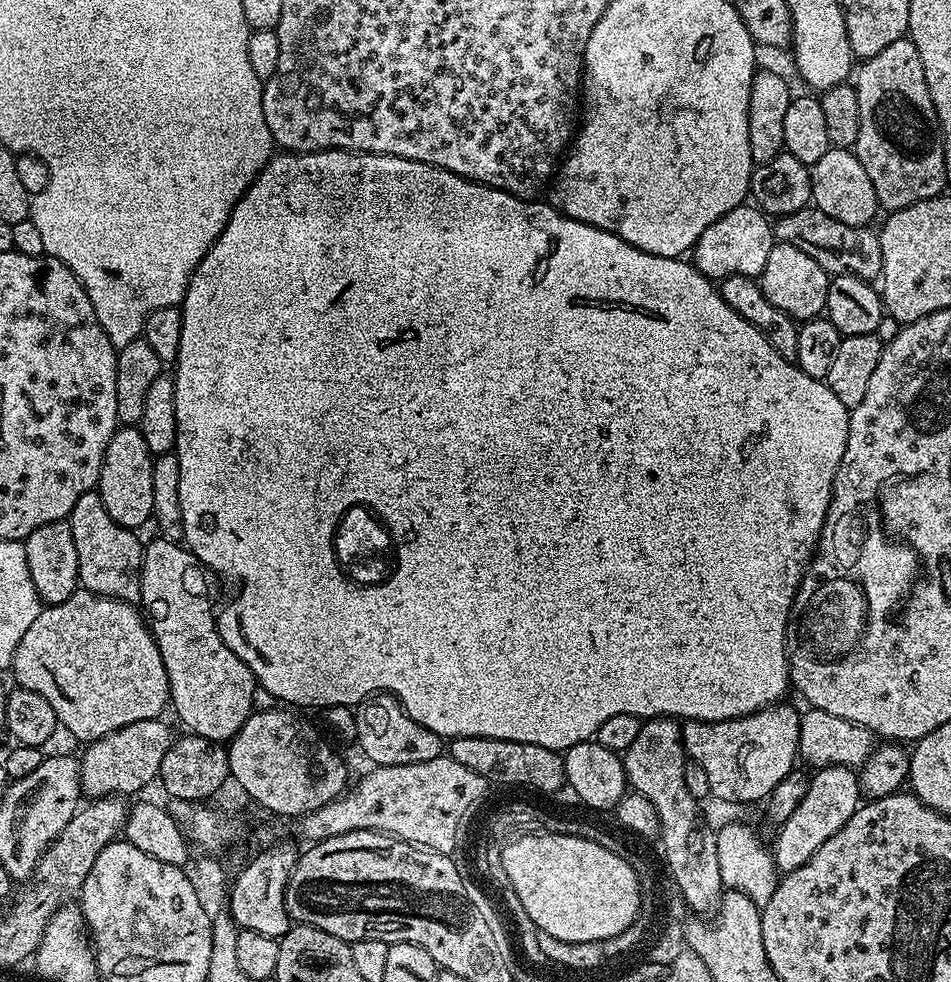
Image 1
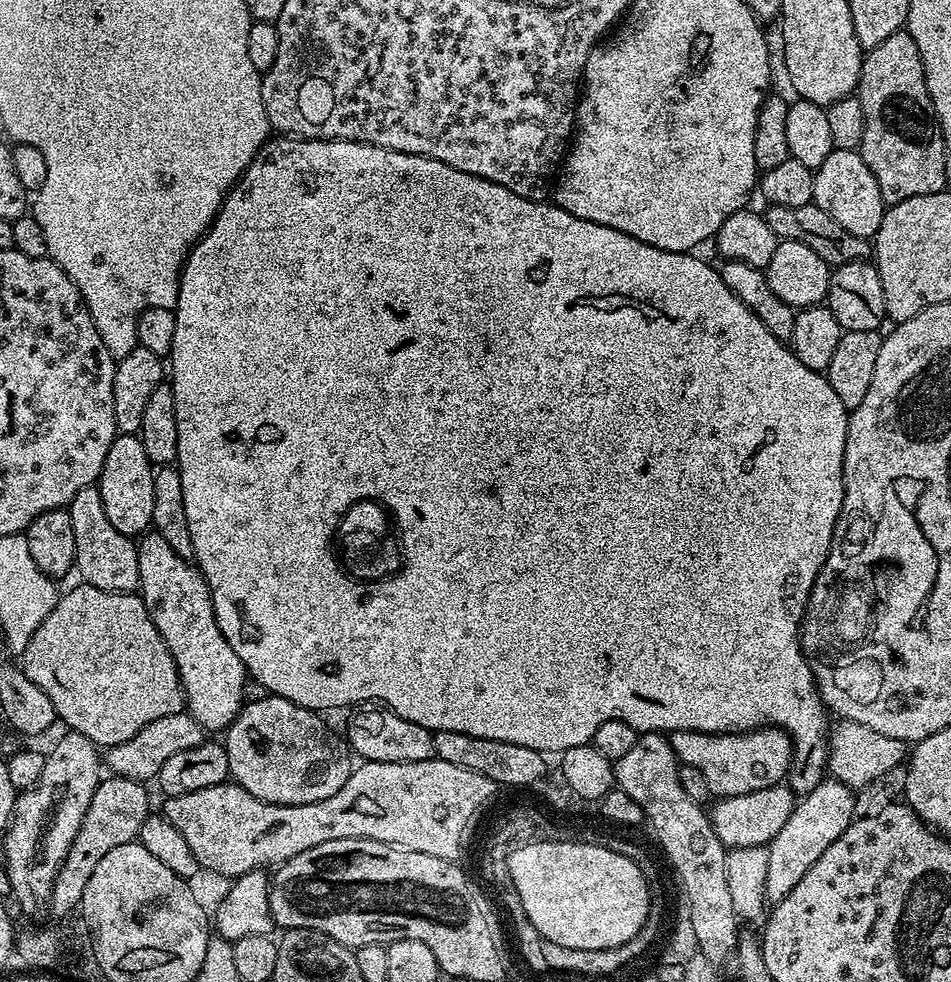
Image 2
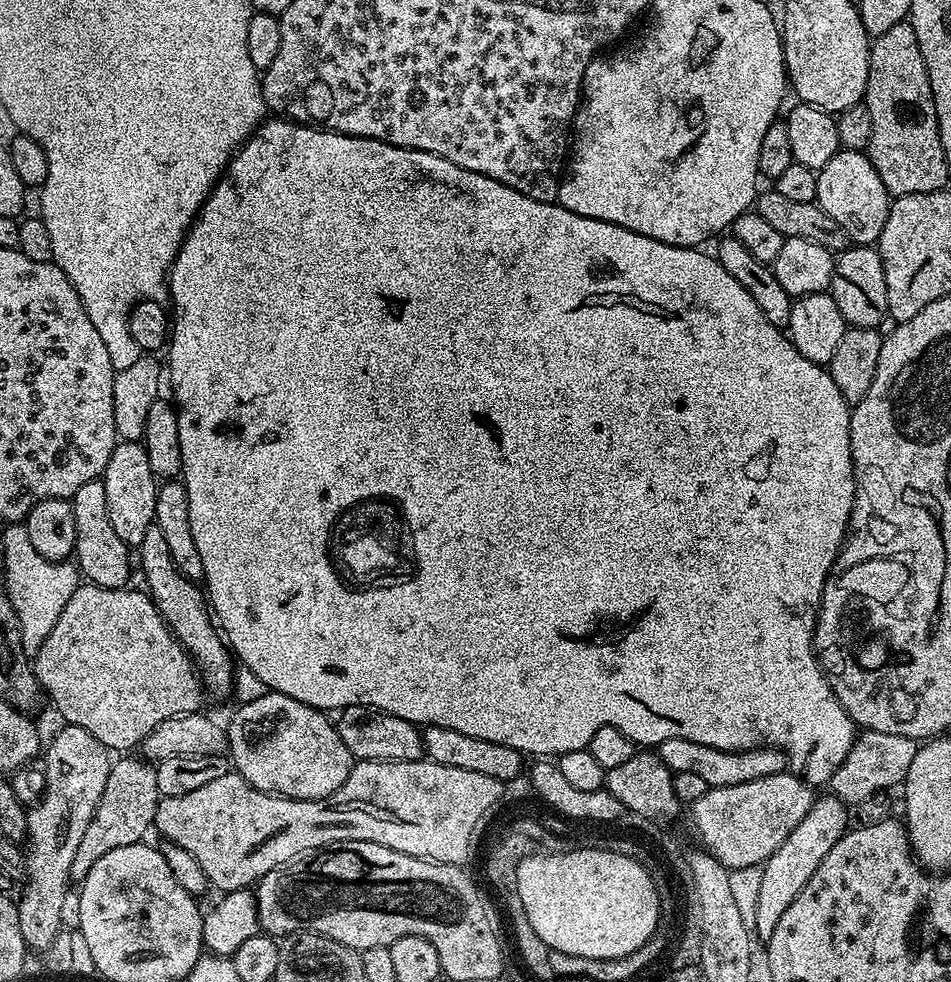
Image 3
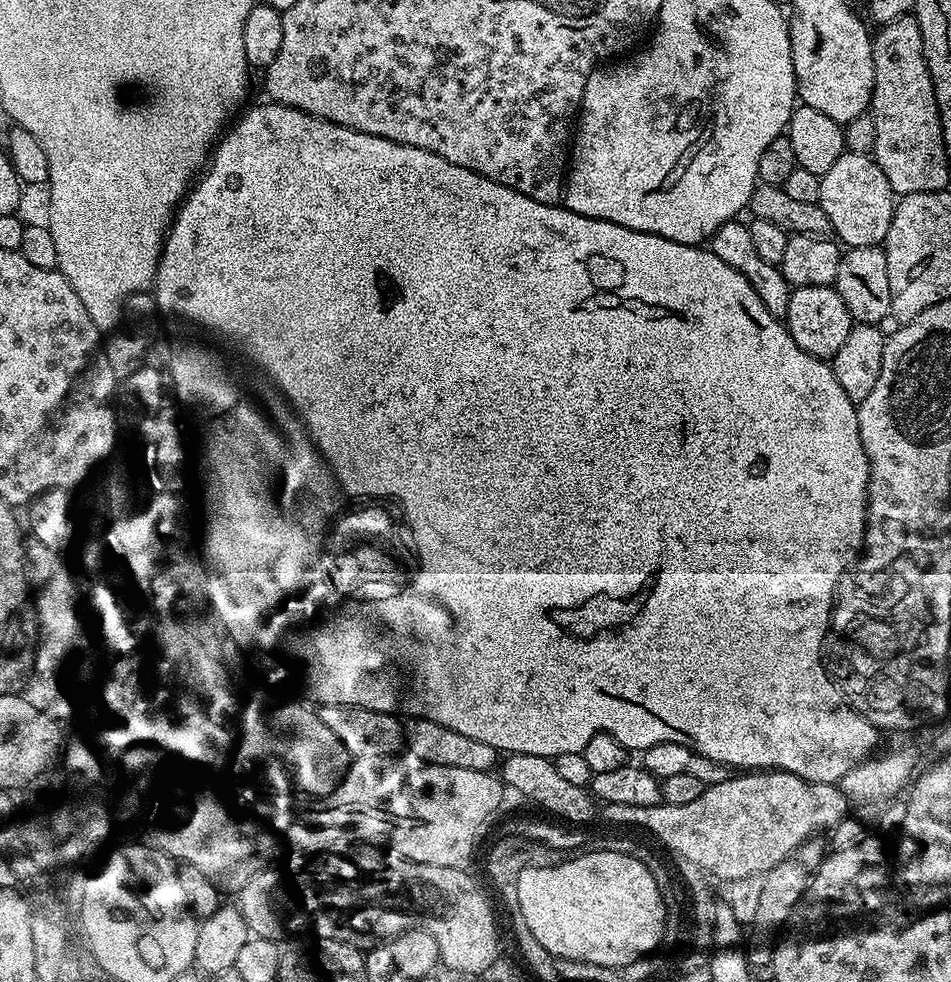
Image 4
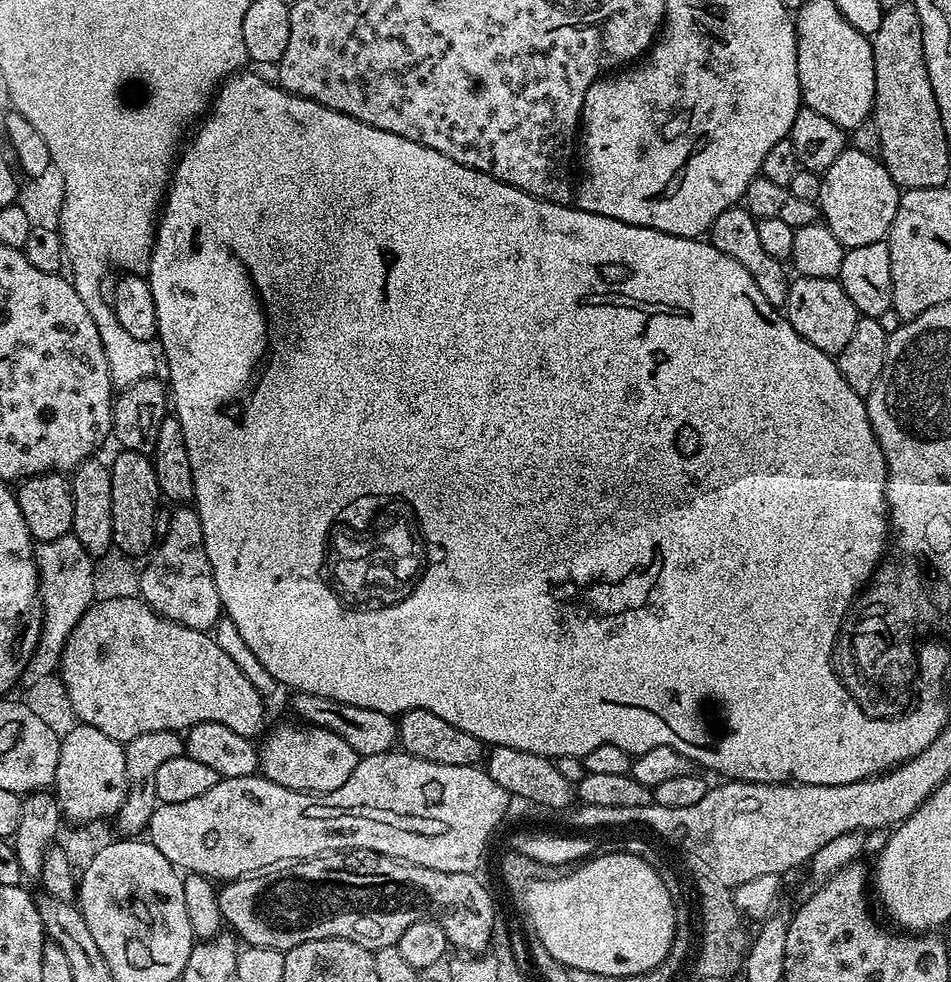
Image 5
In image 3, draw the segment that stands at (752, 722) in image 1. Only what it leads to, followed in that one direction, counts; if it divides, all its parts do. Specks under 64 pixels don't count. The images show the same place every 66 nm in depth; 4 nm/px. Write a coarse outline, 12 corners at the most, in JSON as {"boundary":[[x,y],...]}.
{"boundary":[[666,738],[658,755],[674,774],[709,788],[785,771],[778,748],[727,752],[703,739]]}

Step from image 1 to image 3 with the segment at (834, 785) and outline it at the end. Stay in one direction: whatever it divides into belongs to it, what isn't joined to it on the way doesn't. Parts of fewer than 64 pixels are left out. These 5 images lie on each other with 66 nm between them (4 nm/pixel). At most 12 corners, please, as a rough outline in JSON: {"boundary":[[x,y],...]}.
{"boundary":[[835,794],[813,799],[762,865],[754,932],[778,918],[850,827]]}

